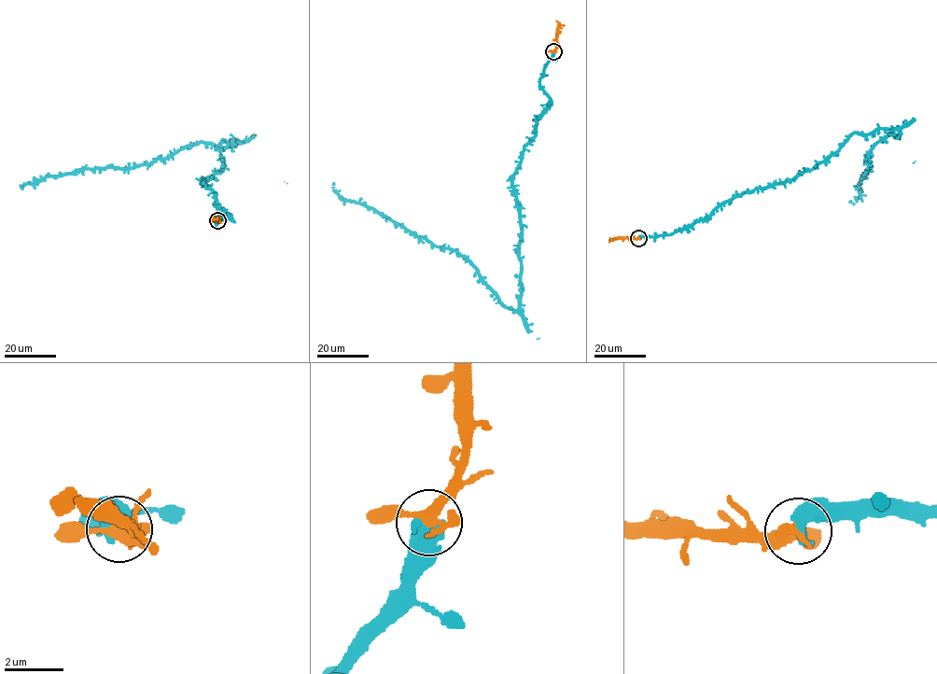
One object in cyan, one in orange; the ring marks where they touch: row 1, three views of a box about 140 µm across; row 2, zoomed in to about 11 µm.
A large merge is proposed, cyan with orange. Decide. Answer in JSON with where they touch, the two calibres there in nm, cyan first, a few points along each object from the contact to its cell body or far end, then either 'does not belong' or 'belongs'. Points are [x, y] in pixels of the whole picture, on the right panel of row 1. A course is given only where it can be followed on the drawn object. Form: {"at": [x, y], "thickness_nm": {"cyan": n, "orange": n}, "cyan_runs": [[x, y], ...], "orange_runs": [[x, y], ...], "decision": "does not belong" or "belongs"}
{"at": [638, 238], "thickness_nm": {"cyan": 600, "orange": 360}, "cyan_runs": [[639, 237], [682, 231], [735, 197], [791, 181], [854, 133], [897, 130], [874, 143], [861, 192], [850, 201]], "orange_runs": [[639, 238], [609, 242]], "decision": "belongs"}

